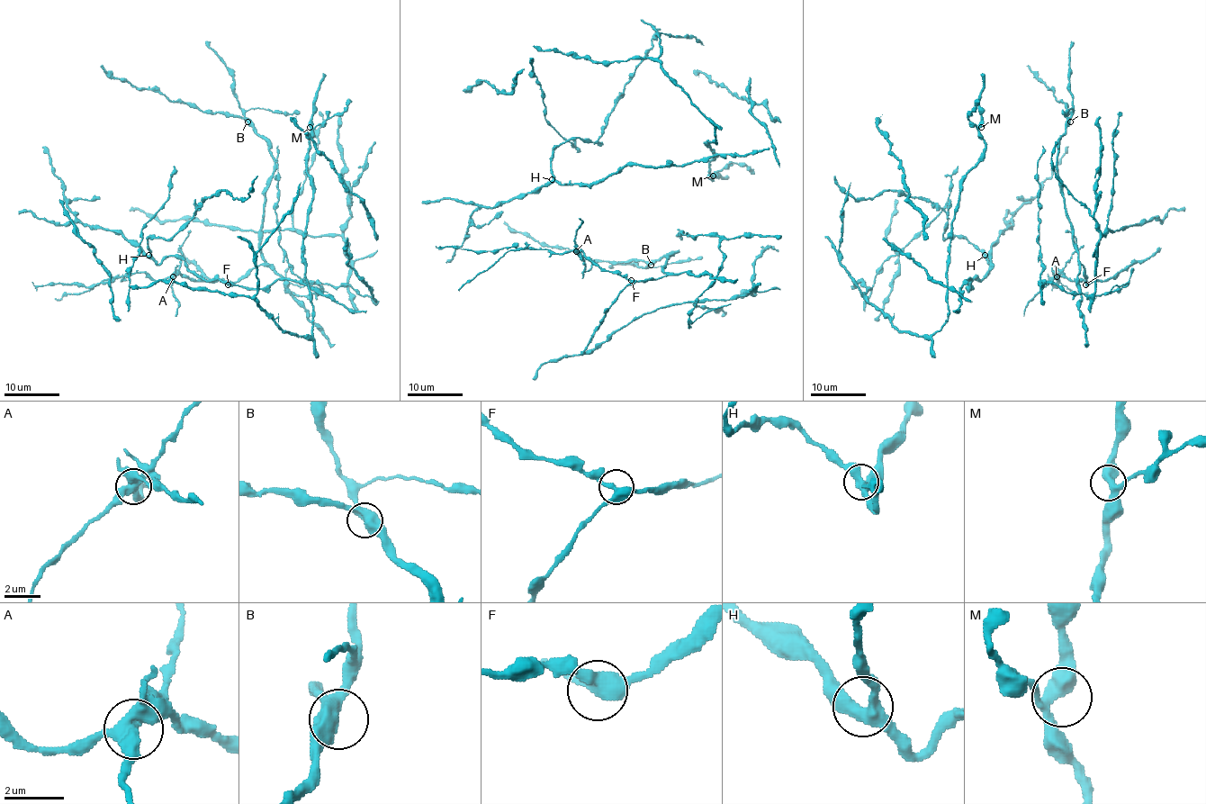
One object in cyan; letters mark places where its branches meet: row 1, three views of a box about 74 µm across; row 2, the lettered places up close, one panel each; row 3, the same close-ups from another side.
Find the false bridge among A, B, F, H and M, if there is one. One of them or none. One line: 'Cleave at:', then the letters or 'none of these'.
Cleave at: A

